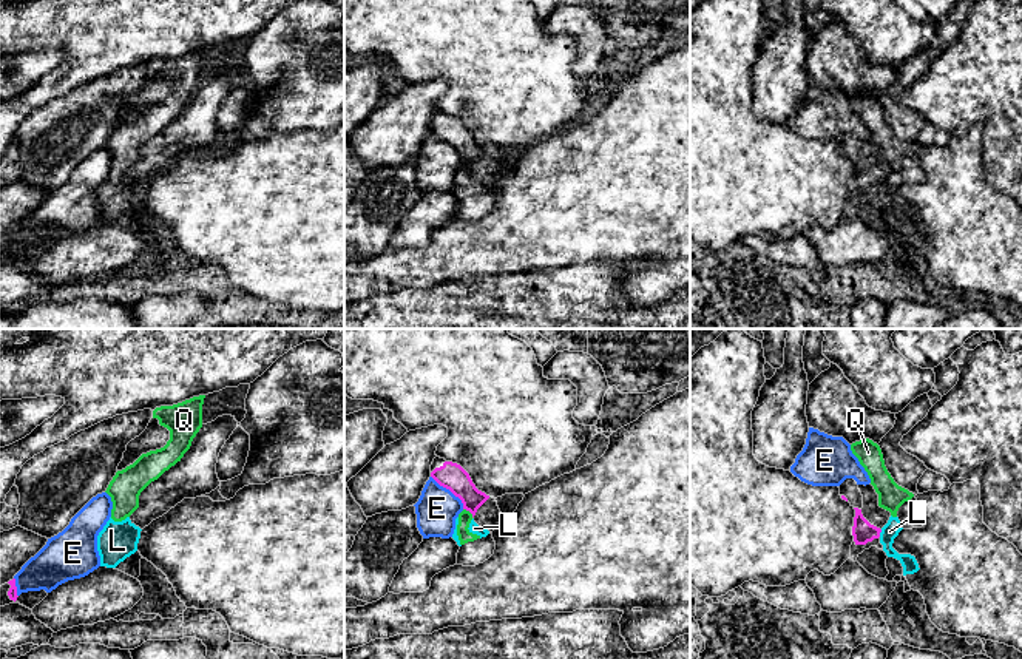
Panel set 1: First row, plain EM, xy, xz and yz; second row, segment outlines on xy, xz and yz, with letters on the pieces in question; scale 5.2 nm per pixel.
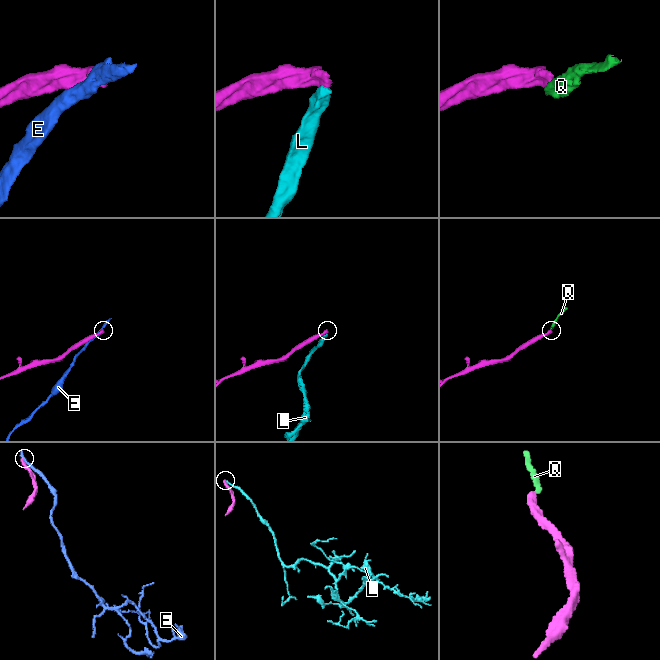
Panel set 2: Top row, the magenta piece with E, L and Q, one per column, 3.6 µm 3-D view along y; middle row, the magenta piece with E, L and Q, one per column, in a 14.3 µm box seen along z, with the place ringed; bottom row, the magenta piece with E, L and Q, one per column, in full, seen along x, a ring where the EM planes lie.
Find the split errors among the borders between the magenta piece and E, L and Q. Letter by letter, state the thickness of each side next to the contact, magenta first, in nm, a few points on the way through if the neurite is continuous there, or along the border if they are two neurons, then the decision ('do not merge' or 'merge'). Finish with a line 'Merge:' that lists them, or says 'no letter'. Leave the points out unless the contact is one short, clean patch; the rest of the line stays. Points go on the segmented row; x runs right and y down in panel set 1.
E: 140/220 nm | do not merge
L: 110/90 nm | along yz (882, 530), (879, 536) | do not merge
Q: 140/70 nm | along xz (463, 508), (473, 516) | do not merge
Merge: no letter

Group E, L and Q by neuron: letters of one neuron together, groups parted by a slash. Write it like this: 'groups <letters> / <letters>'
groups E / L Q

